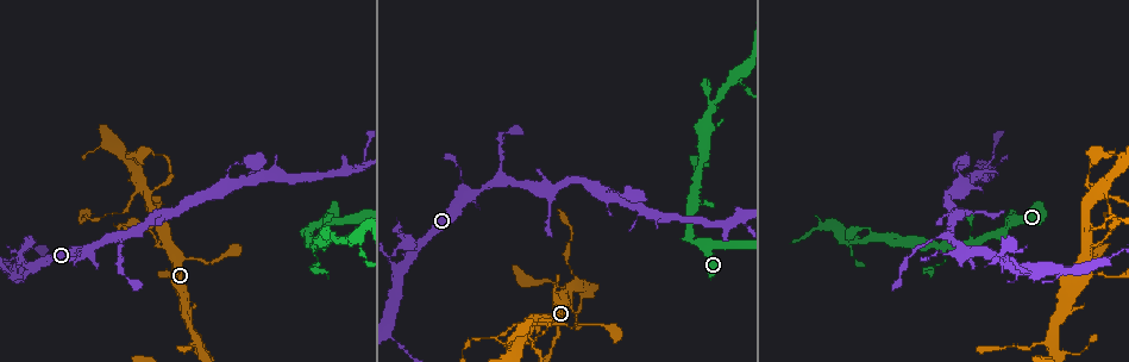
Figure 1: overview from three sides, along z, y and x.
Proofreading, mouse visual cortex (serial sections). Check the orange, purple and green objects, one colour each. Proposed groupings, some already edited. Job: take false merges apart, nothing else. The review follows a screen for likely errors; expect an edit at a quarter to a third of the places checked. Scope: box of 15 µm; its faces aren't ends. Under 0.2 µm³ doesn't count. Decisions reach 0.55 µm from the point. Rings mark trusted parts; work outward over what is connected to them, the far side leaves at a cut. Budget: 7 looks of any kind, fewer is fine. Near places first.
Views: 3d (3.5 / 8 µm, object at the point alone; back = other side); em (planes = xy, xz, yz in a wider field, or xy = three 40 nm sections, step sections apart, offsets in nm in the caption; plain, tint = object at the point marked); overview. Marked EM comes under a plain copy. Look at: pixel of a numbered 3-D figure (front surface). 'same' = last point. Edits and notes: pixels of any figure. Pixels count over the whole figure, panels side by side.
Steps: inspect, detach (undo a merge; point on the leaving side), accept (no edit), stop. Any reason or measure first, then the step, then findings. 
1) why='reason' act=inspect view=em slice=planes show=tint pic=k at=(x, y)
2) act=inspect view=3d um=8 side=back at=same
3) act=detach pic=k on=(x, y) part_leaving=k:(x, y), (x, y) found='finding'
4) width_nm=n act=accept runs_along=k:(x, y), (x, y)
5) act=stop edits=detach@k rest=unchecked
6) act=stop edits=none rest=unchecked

why='thick turns thin' act=inspect view=3d um=3.5 pic=1 at=(141, 187)

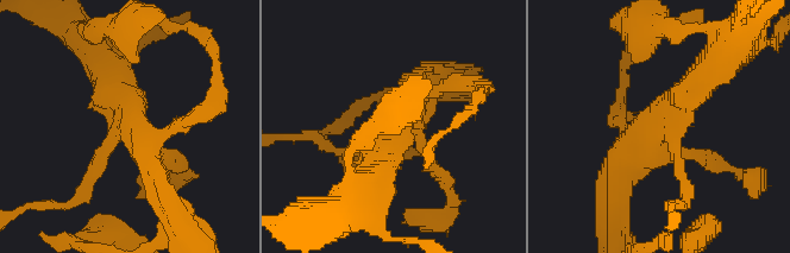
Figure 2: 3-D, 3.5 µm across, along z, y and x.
why='now the EM' act=inspect view=em slice=xy step=1 show=tint pic=2 at=(656, 129)

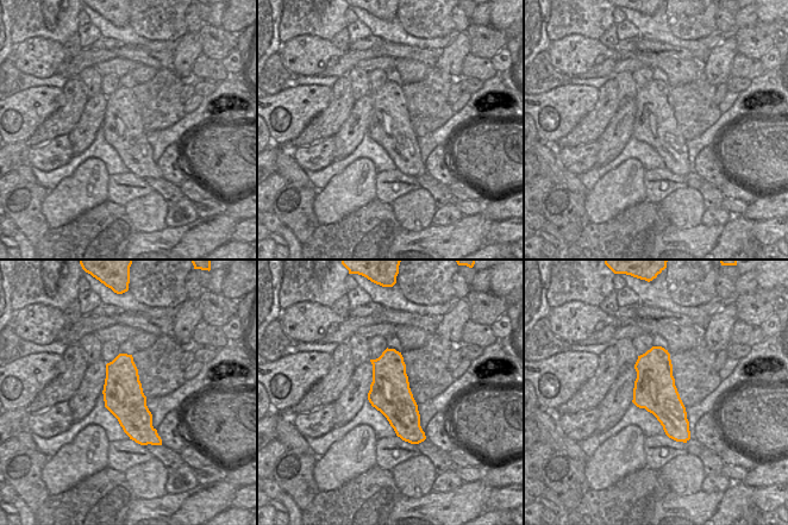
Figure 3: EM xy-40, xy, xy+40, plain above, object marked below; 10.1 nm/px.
act=accept runs_along=2:(620, 190), (659, 118), (706, 77) found='all the same cell'

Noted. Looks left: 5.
act=inspect view=3d um=8 pic=1 at=(690, 241)

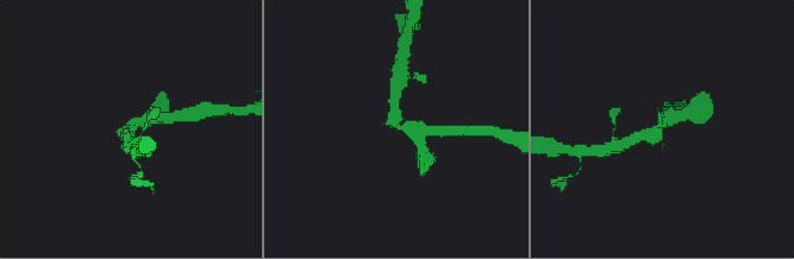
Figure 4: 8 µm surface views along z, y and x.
act=inspect view=3d um=3.5 pic=4 at=(130, 129)

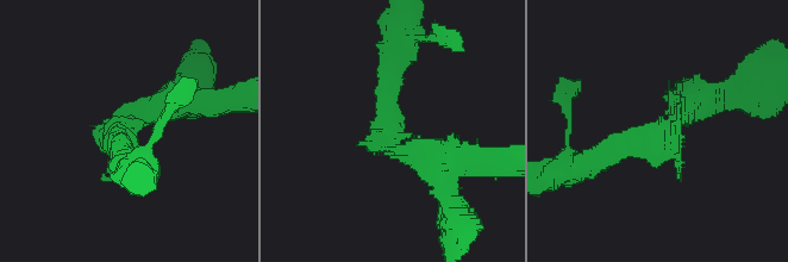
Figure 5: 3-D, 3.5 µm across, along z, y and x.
act=inspect view=em slice=xy step=3 show=tint pic=5 at=(388, 145)

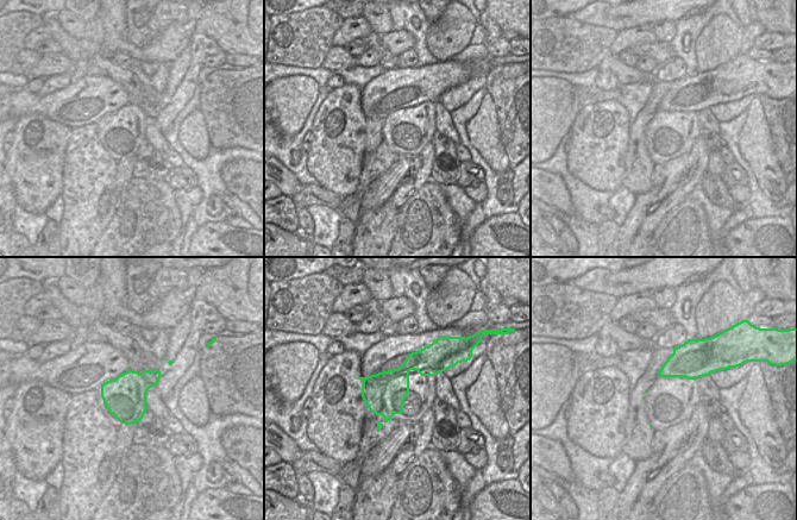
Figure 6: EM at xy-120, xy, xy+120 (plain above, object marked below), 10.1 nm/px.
act=detach pic=5 on=(377, 92) part_leaving=5:(392, 149), (388, 79), (399, 54) found='a second cell is stuck on'

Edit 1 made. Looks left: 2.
act=stop edits=detach@5 rest=unchecked

